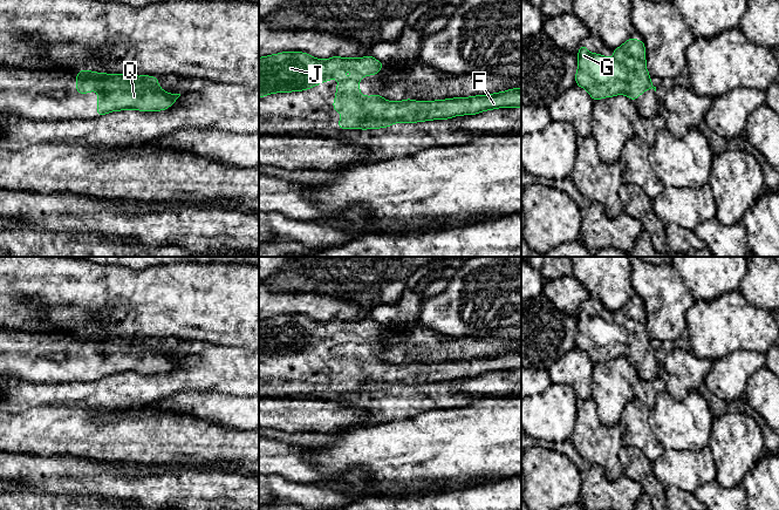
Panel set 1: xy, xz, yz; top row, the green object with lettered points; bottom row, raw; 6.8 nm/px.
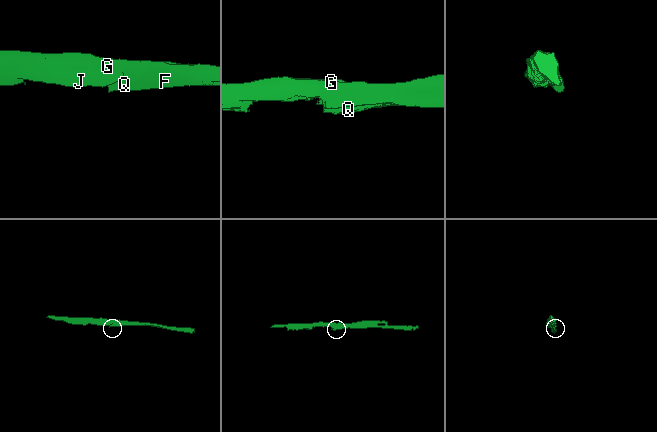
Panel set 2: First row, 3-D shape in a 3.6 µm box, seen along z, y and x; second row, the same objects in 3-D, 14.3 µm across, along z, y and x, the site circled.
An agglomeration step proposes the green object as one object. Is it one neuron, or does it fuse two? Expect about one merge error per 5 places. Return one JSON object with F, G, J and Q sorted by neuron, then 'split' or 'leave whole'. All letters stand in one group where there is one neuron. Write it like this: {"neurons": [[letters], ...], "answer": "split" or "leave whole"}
{"neurons": [["F", "G", "J", "Q"]], "answer": "leave whole"}

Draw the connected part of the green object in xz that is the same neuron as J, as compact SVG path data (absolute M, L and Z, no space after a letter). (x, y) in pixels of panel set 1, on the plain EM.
M282 314L273 318L267 318L259 320L259 360L265 360L269 356L275 355L291 355L291 354L302 354L310 352L312 349L319 348L321 345L330 344L336 341L340 346L336 348L335 355L336 360L333 365L333 372L341 375L339 381L339 392L378 392L388 390L395 386L416 386L425 385L432 382L449 382L455 379L463 378L476 378L486 373L493 373L498 370L519 370L521 369L521 351L512 351L510 353L493 355L487 358L476 358L470 360L453 360L446 362L436 362L436 363L415 363L411 361L405 361L399 365L384 362L381 358L375 356L373 359L364 359L360 355L360 341L369 338L377 338L381 331L385 326L376 322L371 318L363 320L340 320L332 319L327 322L321 322L313 320L308 315L302 314Z

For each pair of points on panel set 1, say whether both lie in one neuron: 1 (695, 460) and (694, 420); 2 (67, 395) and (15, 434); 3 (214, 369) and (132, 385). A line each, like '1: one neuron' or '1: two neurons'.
1: two neurons
2: two neurons
3: one neuron

